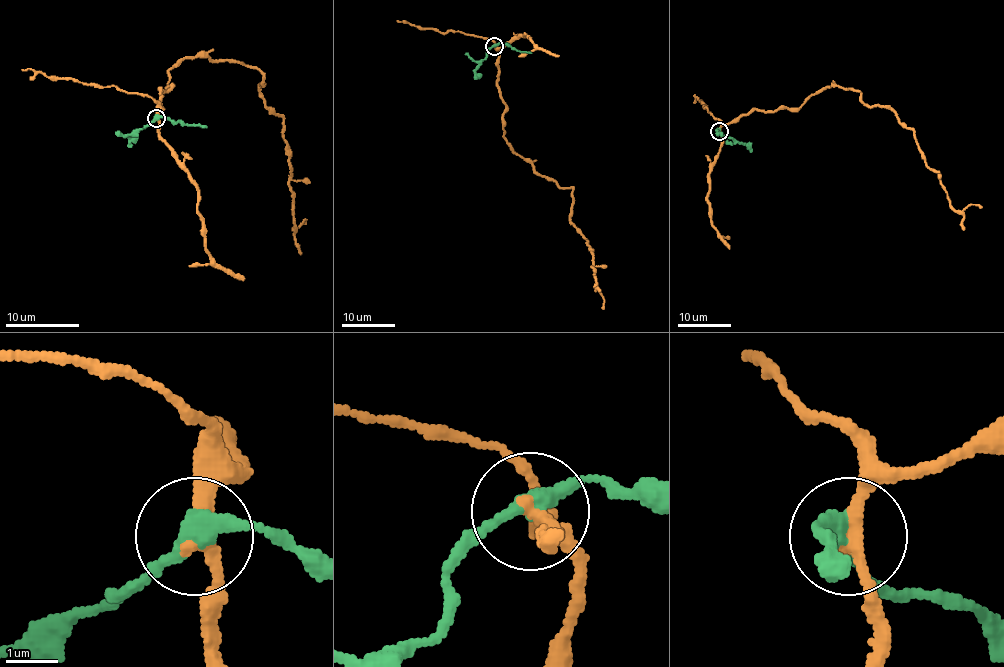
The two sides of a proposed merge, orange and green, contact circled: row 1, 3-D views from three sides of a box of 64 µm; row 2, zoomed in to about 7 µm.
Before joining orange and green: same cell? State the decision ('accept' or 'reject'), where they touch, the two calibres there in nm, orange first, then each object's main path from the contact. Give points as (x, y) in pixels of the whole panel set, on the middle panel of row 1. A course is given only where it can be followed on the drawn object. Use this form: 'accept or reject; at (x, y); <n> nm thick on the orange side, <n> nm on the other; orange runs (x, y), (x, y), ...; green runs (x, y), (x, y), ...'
reject; at (494, 46); 260 nm thick on the orange side, 340 nm on the other; orange runs (494, 46), (506, 143), (538, 174), (572, 188), (569, 220), (587, 239), (604, 309); green runs (494, 46), (487, 50), (475, 70), (475, 78)

